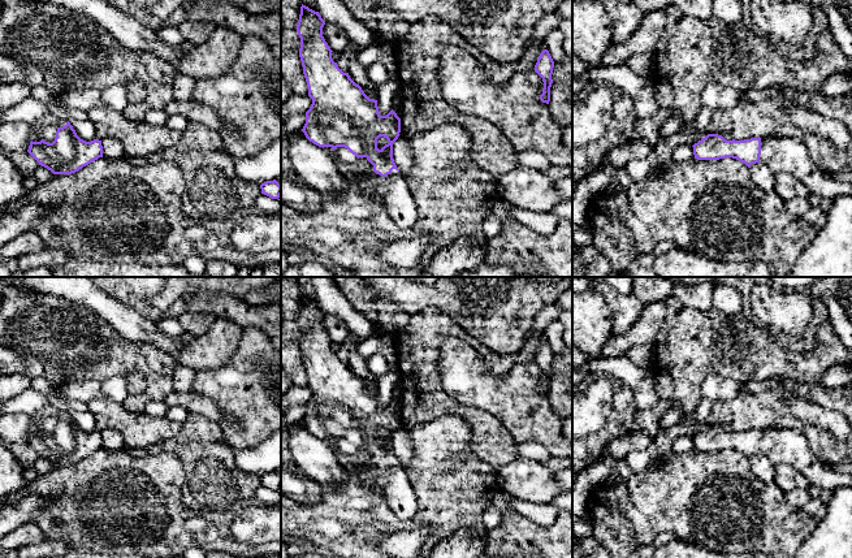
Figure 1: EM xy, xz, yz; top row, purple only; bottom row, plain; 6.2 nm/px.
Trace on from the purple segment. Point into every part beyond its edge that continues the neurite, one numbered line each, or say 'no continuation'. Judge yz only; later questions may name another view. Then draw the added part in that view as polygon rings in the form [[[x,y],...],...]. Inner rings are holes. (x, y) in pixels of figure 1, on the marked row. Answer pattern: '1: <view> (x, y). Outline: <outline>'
1: yz (787, 155). Outline: [[[788,137],[761,138],[760,161],[777,173],[787,173],[803,182],[810,194],[832,200],[852,196],[852,183],[834,178],[818,166],[803,139]]]

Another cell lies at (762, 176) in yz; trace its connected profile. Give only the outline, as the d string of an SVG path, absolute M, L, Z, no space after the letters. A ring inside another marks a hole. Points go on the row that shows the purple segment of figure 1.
M756 163L749 166L752 182L761 190L770 193L775 186L775 173L765 163Z

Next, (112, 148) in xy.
M105 137L101 140L103 156L109 160L126 160L126 152L122 143L113 137Z

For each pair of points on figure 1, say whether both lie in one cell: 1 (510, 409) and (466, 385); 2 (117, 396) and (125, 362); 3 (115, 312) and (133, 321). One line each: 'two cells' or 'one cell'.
1: one cell
2: two cells
3: one cell

